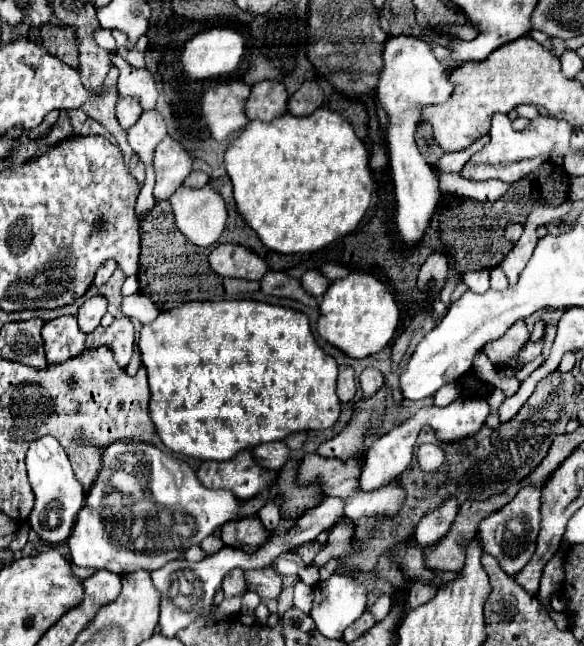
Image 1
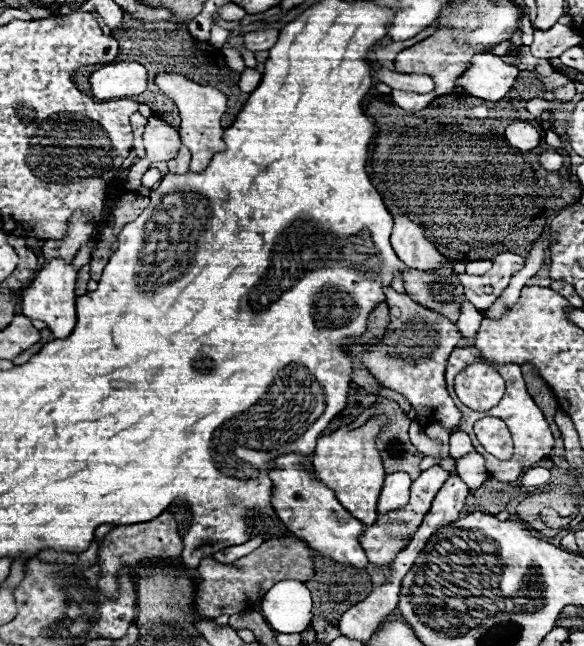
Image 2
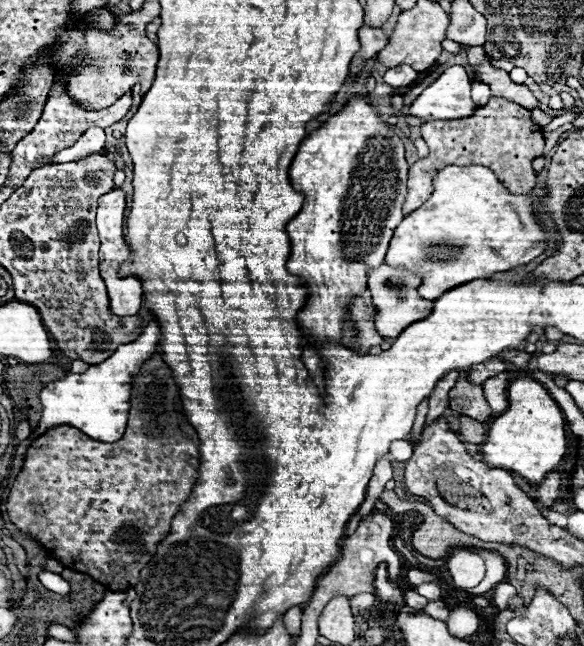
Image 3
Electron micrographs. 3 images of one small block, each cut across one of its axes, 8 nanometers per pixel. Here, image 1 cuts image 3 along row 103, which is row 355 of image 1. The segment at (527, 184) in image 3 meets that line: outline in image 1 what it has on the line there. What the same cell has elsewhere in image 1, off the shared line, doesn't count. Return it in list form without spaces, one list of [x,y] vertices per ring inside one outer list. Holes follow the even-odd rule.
[[[518,320],[516,324],[510,326],[510,330],[506,330],[506,334],[502,334],[498,340],[490,342],[484,346],[484,352],[488,354],[488,358],[494,362],[494,364],[500,364],[500,362],[506,362],[510,360],[512,356],[516,356],[516,352],[528,342],[530,338],[530,332],[528,332],[528,326],[524,320]]]

